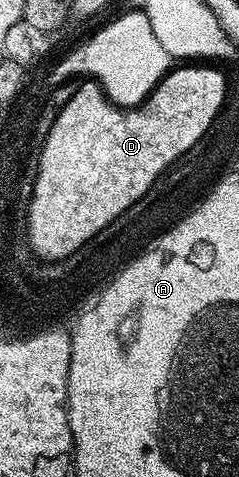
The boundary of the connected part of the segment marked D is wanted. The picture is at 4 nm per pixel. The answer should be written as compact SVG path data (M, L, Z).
M211 65L176 66L164 75L144 103L125 111L113 109L111 104L104 105L103 91L98 83L80 82L83 84L75 87L73 97L61 107L39 151L37 197L25 215L25 224L29 227L30 239L35 239L35 248L43 251L43 255L67 255L67 251L79 247L95 227L103 227L115 211L123 215L126 213L123 207L129 210L143 199L155 186L151 175L155 175L171 155L179 155L179 151L183 151L183 147L207 127L207 119L211 119L211 111L219 107L219 95L223 95L223 83L219 83L222 73Z

